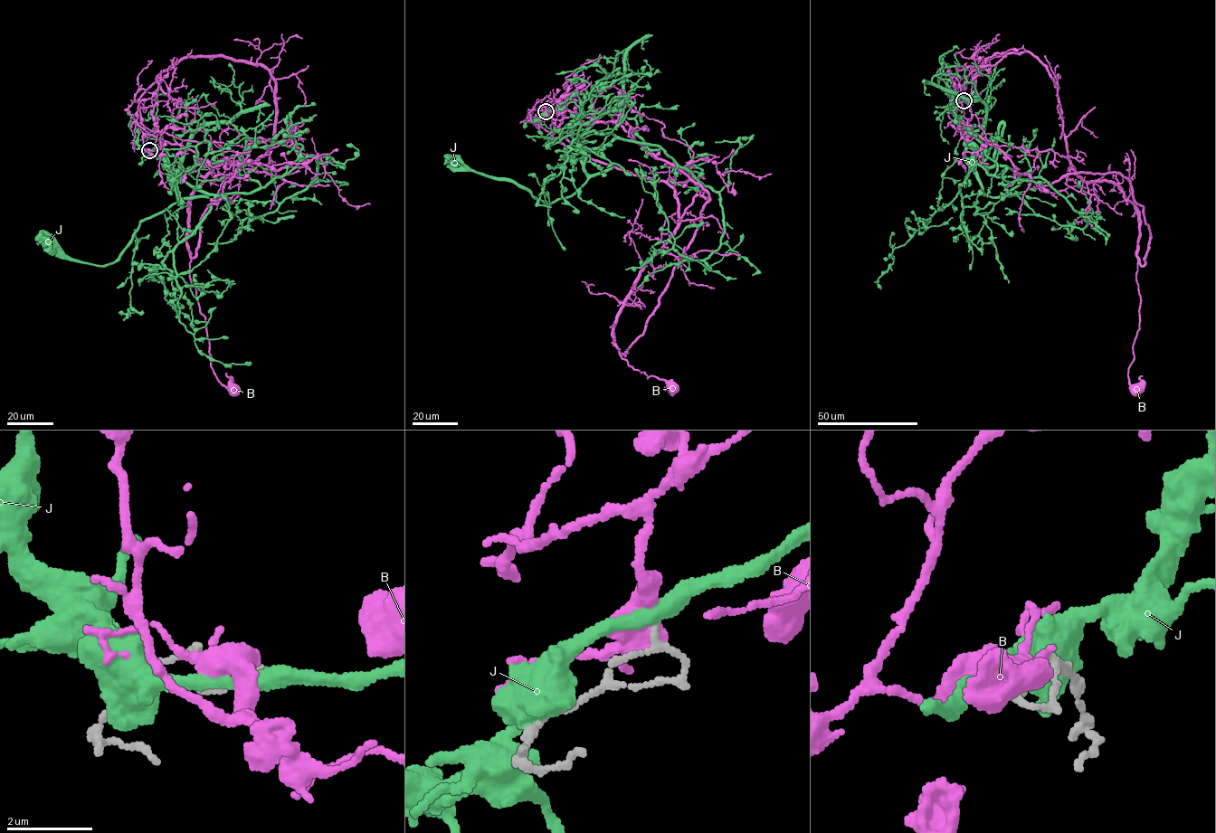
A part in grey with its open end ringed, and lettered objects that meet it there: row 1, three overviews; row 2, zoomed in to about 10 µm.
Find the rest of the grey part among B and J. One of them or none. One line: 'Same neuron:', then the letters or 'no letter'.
Same neuron: no letter

